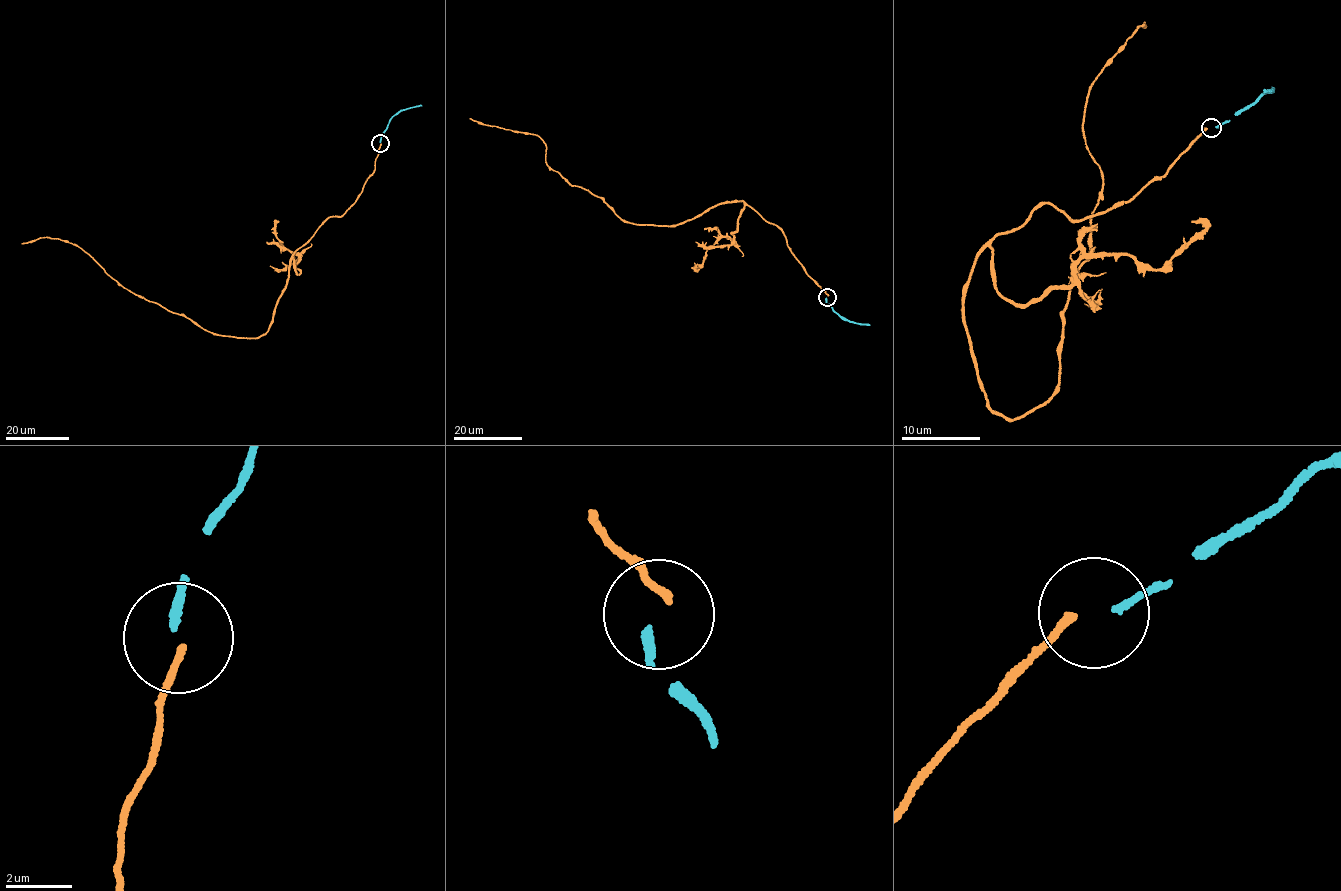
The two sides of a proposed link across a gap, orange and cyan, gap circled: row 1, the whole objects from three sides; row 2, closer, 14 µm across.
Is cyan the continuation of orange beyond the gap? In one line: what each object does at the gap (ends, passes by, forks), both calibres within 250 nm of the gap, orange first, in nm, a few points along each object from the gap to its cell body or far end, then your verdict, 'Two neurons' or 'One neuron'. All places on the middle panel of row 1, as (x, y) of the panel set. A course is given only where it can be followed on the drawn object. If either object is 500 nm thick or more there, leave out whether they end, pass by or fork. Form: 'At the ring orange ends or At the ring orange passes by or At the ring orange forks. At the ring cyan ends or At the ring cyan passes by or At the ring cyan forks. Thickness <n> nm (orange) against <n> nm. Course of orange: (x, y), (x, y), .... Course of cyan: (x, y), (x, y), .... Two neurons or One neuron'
At the ring orange ends. At the ring cyan ends. Thickness 200 nm (orange) against 220 nm. Course of orange: (828, 295), (783, 230), (743, 201), (673, 225), (623, 221), (601, 197), (548, 166), (536, 135), (469, 118). Course of cyan: (826, 298), (836, 313), (850, 321), (870, 325). Two neurons

